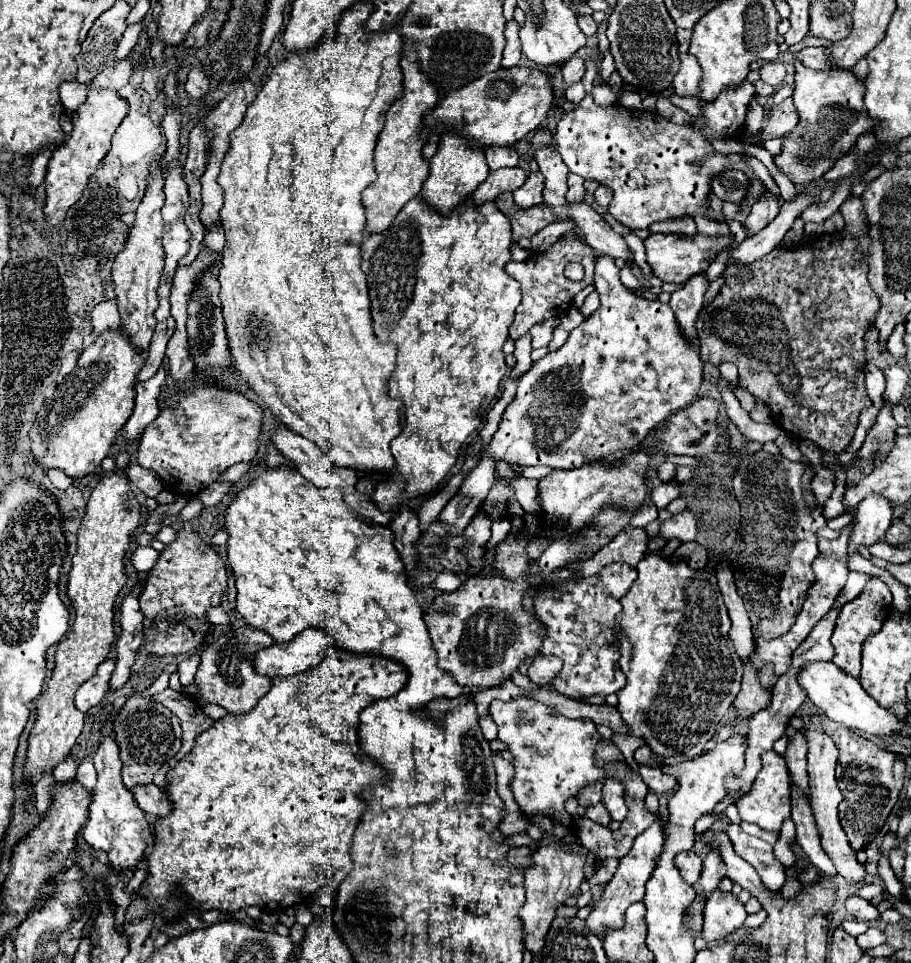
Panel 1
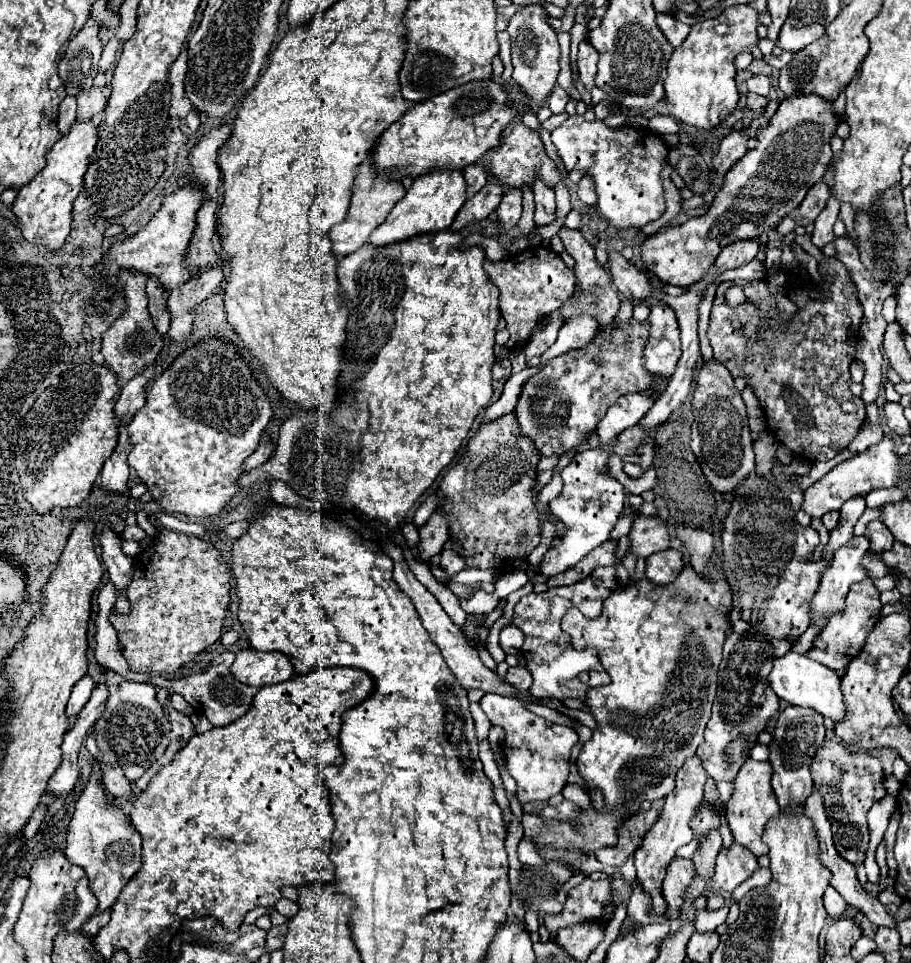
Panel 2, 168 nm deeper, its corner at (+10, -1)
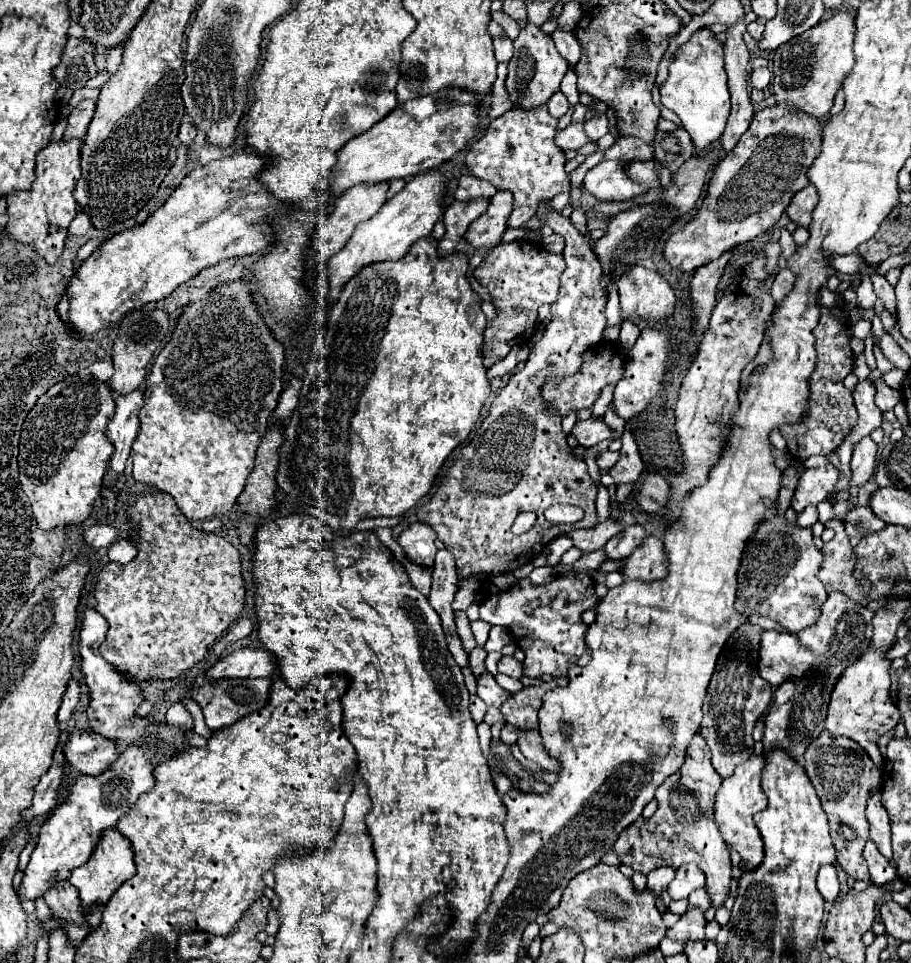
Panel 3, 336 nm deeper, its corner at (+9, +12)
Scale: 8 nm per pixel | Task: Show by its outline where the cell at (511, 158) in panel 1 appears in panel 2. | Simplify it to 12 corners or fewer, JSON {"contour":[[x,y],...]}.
{"contour":[[471,164],[463,170],[467,198],[473,198],[485,184],[483,166]]}

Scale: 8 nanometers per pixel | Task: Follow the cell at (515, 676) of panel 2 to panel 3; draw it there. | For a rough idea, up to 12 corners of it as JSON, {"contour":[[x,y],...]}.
{"contour":[[502,657],[498,671],[520,679],[524,665],[516,657]]}

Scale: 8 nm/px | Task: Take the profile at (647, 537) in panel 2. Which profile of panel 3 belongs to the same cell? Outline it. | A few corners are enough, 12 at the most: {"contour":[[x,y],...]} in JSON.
{"contour":[[626,527],[606,543],[608,559],[626,559],[640,547],[646,529]]}

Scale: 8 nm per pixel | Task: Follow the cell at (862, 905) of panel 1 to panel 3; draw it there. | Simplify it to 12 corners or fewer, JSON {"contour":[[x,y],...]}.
{"contour":[[832,865],[820,867],[818,891],[828,903],[836,901],[840,881]]}

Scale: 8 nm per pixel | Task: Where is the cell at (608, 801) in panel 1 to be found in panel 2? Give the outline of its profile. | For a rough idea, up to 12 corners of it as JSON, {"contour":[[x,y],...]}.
{"contour":[[565,784],[561,794],[581,808],[589,808],[585,788],[581,784]]}

